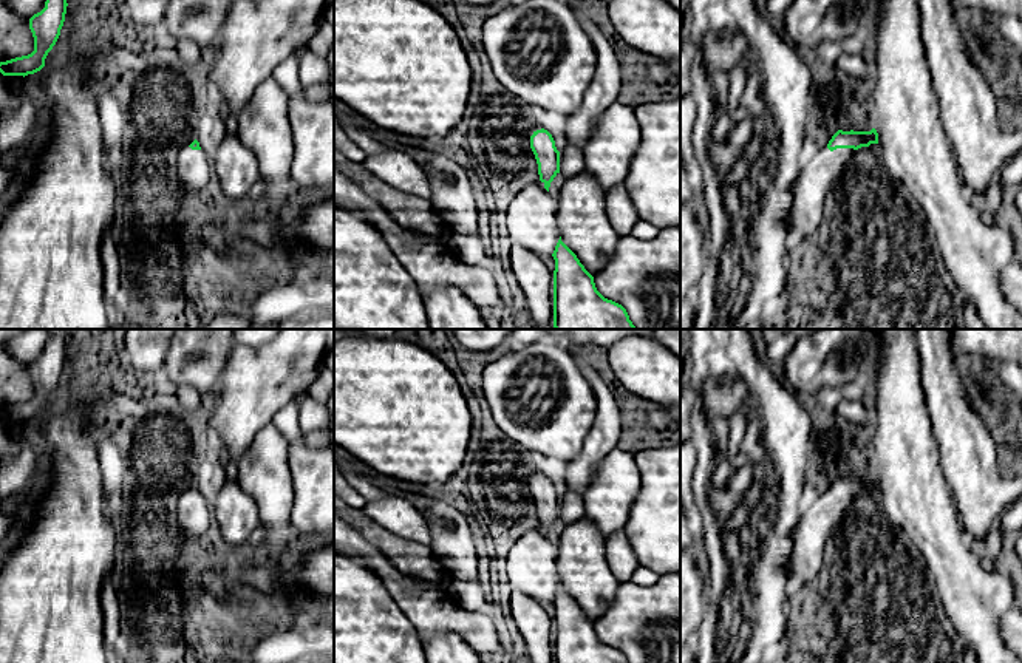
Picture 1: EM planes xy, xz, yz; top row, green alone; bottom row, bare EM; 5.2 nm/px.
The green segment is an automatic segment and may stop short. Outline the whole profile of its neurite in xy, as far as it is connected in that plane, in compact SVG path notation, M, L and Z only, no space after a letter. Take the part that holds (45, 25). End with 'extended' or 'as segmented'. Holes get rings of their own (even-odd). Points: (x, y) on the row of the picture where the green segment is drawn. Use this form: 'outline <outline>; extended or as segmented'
outline M46 0L45 8L29 19L34 37L34 51L28 56L0 62L3 76L28 76L45 66L48 53L56 45L65 22L66 0Z; as segmented

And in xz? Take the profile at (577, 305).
outline M561 236L552 257L555 329L635 329L626 309L597 291L594 277Z; as segmented

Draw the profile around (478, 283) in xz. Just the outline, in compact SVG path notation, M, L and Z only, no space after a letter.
M334 164L334 206L351 210L377 229L393 253L402 261L425 297L438 286L459 287L478 308L501 304L490 263L467 264L450 247L419 232L400 227Z

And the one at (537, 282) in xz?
M512 244L512 274L527 300L526 321L529 329L550 329L554 321L554 274L532 250Z

